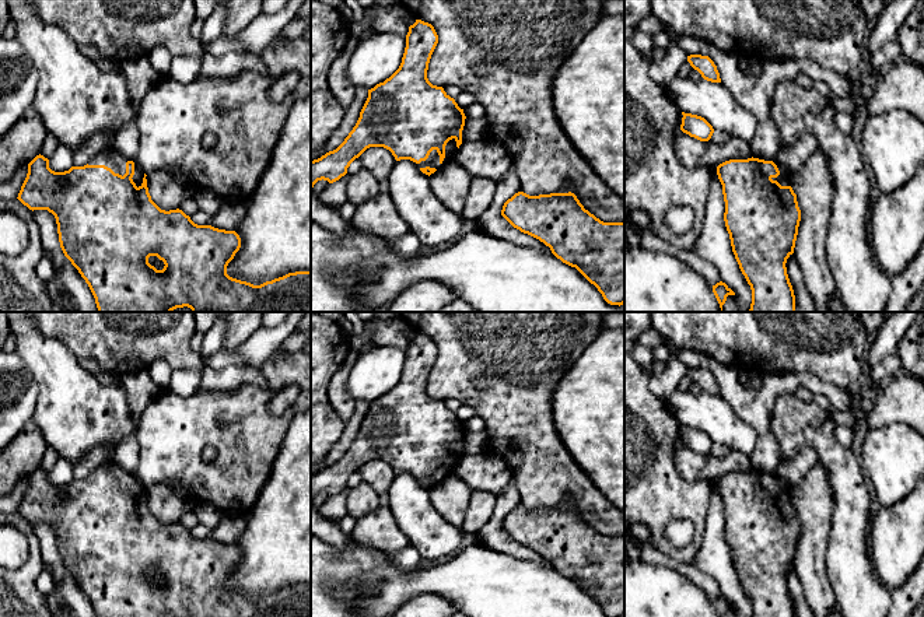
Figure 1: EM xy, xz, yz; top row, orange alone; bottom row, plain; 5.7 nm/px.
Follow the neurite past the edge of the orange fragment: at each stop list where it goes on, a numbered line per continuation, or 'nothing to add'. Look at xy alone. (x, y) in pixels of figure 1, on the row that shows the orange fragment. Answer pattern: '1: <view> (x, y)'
1: xy (109, 157)

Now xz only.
1: xz (433, 161)

